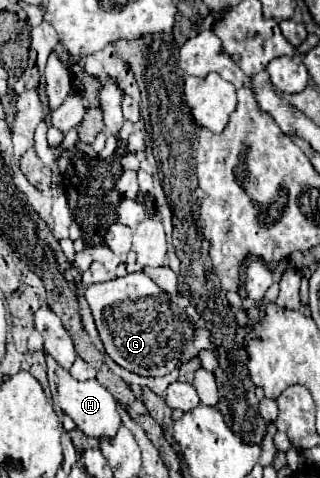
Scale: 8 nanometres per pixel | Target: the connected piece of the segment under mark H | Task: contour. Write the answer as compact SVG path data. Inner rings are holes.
M46 355L48 363L48 381L50 381L50 391L52 391L52 401L62 413L74 419L76 427L82 429L86 435L92 437L102 437L102 435L114 435L118 429L120 417L116 413L116 399L102 387L96 379L90 381L78 381L74 379L66 369L62 369L50 355Z

